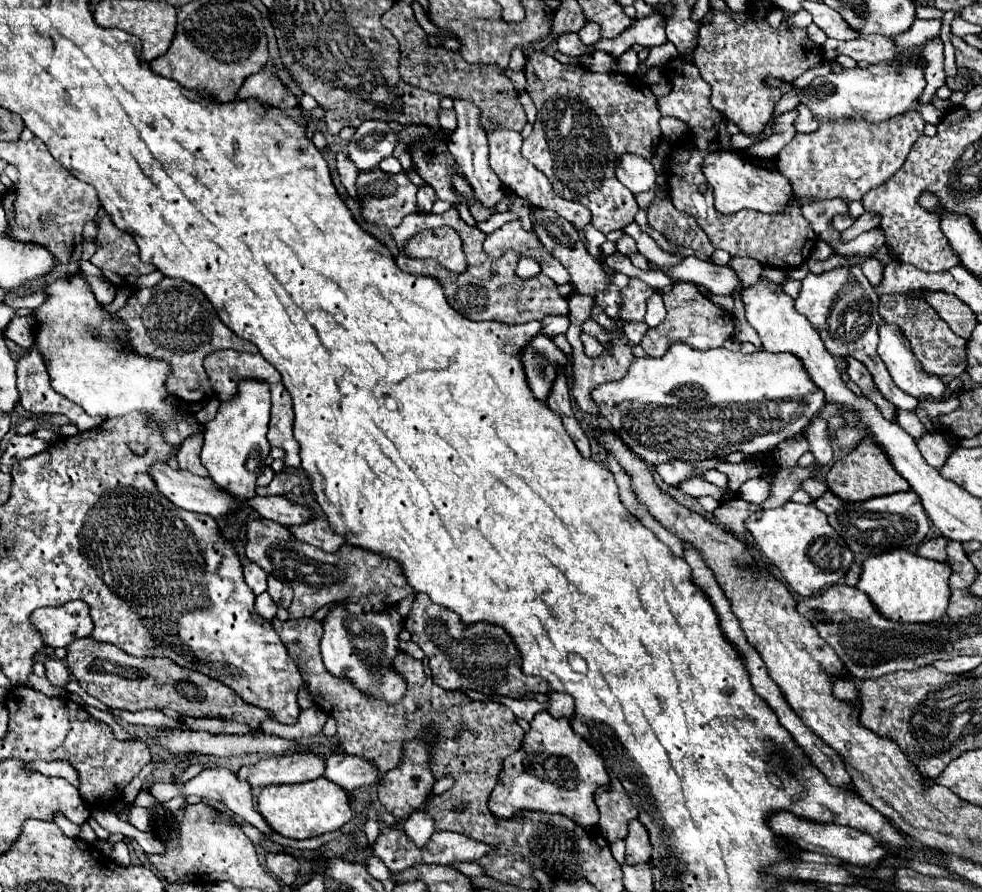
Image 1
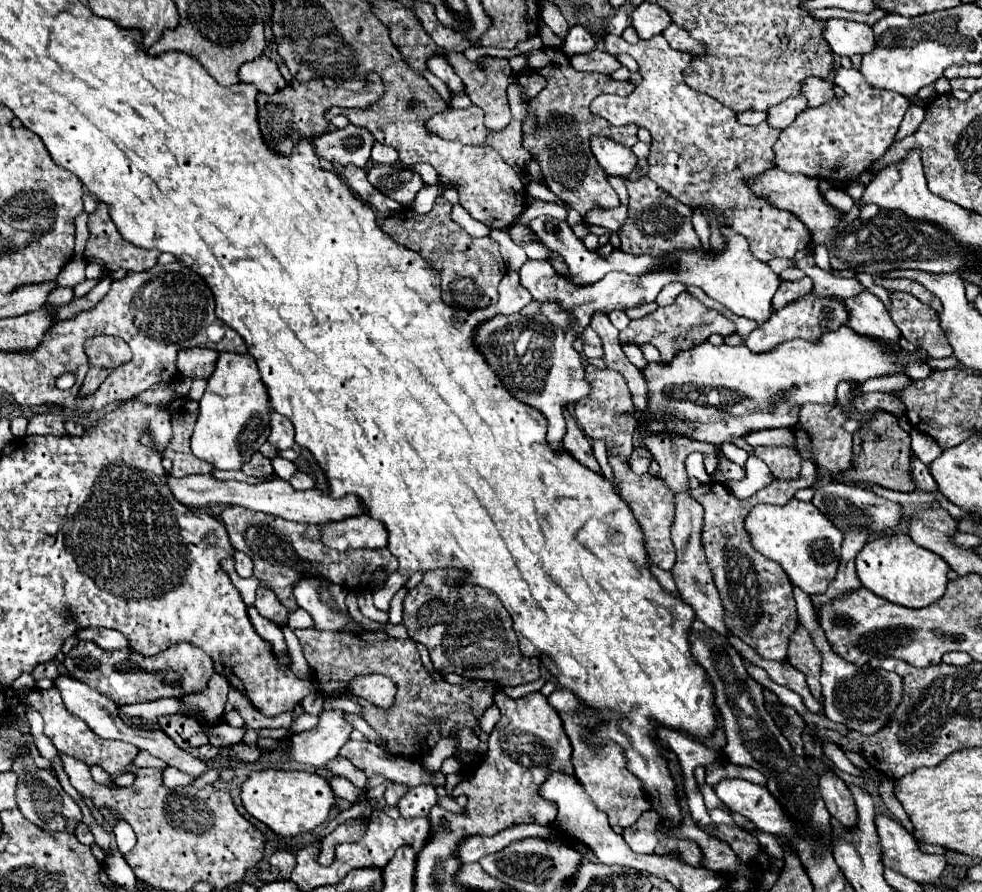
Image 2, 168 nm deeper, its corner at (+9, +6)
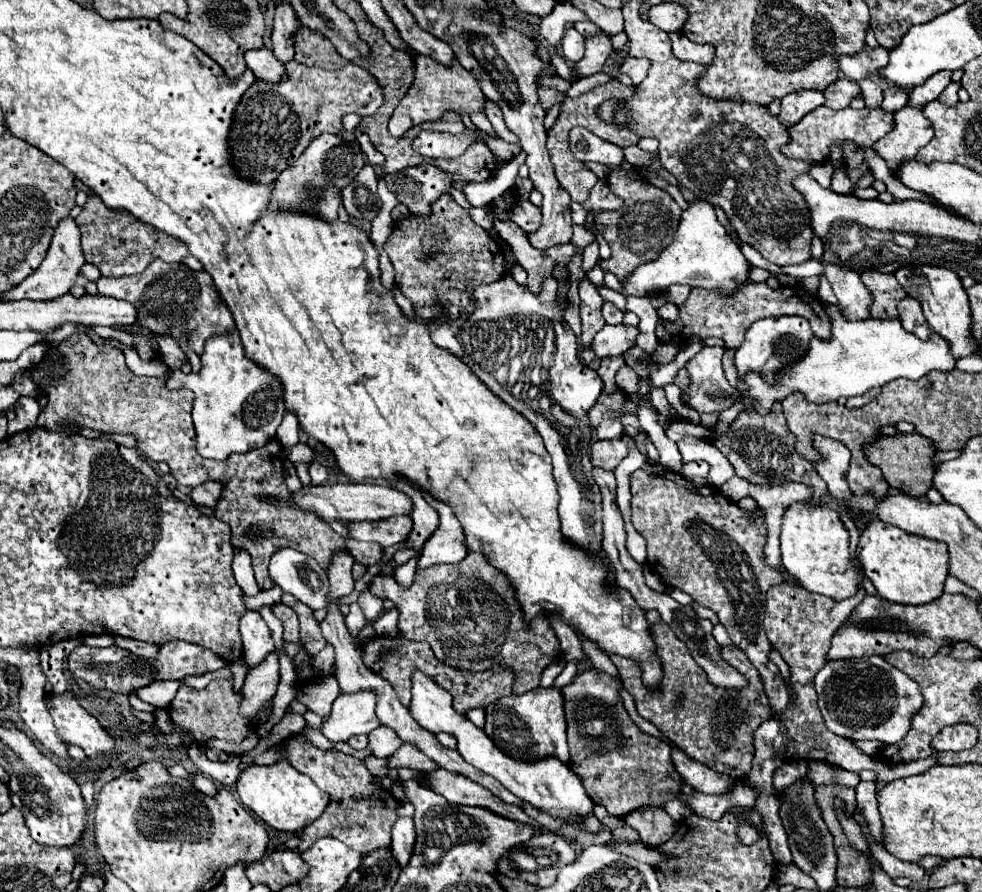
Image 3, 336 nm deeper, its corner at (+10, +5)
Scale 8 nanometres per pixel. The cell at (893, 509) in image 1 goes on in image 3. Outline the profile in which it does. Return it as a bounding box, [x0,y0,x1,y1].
[813,435,851,501]

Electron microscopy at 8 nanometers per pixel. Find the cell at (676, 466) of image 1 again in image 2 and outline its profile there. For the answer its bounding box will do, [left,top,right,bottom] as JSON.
[630,446,652,474]

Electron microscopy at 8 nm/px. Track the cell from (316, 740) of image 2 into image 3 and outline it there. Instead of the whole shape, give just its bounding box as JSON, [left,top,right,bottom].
[321,689,381,741]

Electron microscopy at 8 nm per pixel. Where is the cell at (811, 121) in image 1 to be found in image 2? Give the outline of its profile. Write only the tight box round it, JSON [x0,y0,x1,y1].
[800,76,834,108]

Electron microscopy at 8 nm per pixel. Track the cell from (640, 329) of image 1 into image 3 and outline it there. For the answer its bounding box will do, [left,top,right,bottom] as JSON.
[601,301,623,325]

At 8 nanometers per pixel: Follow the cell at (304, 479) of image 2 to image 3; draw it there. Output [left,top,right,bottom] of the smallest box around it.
[309,463,327,485]

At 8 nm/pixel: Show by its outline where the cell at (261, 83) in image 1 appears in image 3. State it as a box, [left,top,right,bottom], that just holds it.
[245,47,287,83]

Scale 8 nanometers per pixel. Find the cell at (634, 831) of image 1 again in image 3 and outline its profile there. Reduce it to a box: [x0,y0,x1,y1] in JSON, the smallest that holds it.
[625,807,677,845]

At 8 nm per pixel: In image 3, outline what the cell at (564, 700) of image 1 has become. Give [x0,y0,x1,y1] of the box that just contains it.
[563,669,683,817]

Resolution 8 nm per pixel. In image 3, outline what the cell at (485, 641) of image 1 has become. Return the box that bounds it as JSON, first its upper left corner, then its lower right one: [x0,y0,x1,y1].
[369,551,559,693]

